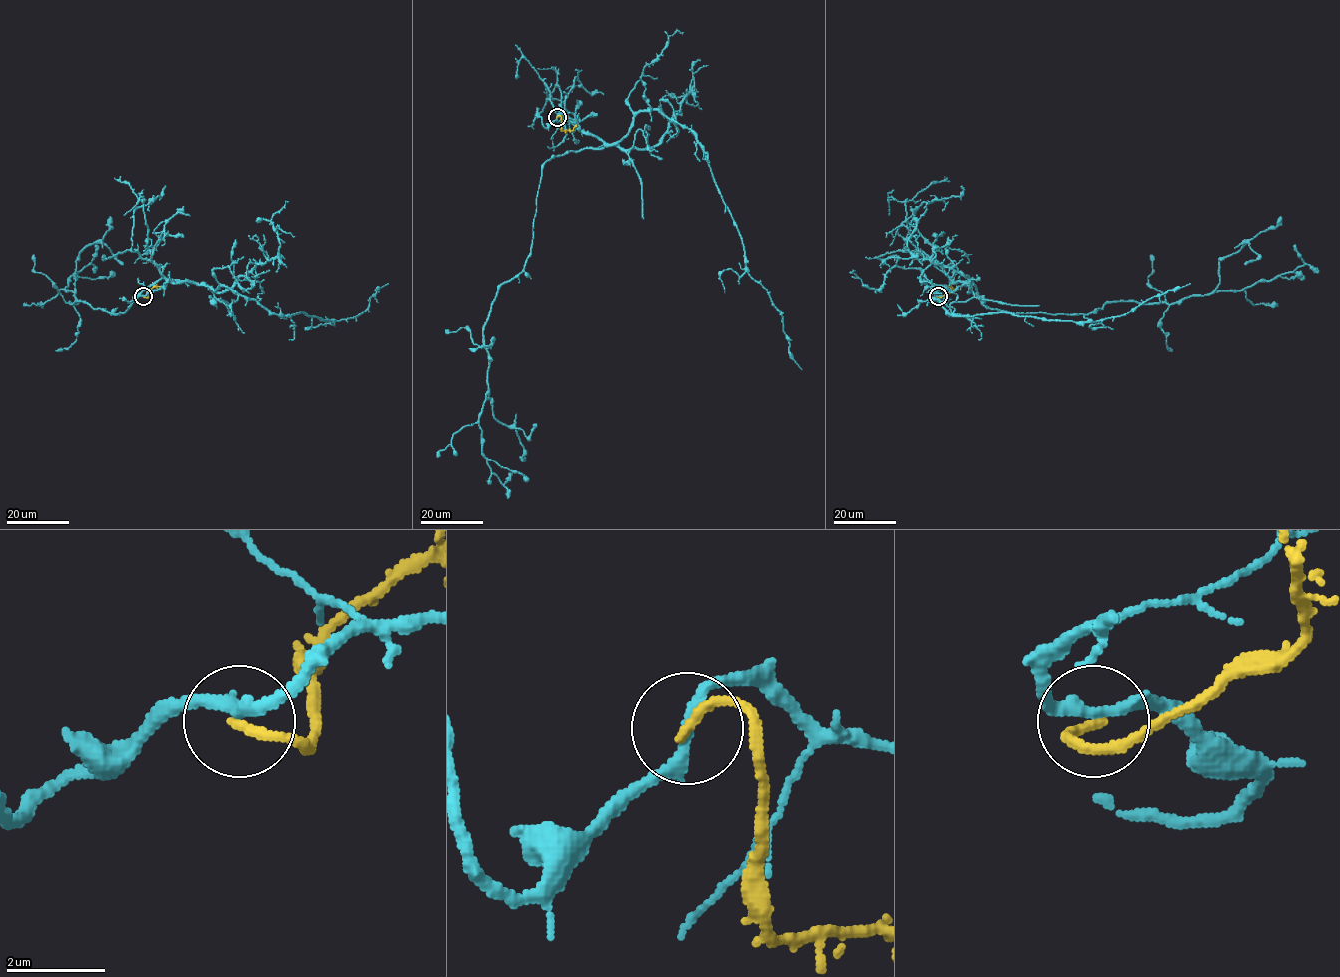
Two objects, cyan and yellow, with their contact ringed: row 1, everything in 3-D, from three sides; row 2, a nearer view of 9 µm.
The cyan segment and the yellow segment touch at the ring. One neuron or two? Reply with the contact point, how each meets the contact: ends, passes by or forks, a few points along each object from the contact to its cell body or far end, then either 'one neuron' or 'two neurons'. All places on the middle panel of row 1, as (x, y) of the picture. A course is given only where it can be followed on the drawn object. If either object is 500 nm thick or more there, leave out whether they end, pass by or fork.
(557, 117) | cyan passes by | yellow ends | cyan via (557, 117), (603, 144), (543, 166), (531, 255), (499, 287), (483, 330), (481, 451), (503, 484), (509, 473) | yellow via (557, 117), (561, 117), (562, 130), (572, 130), (576, 124) | two neurons

